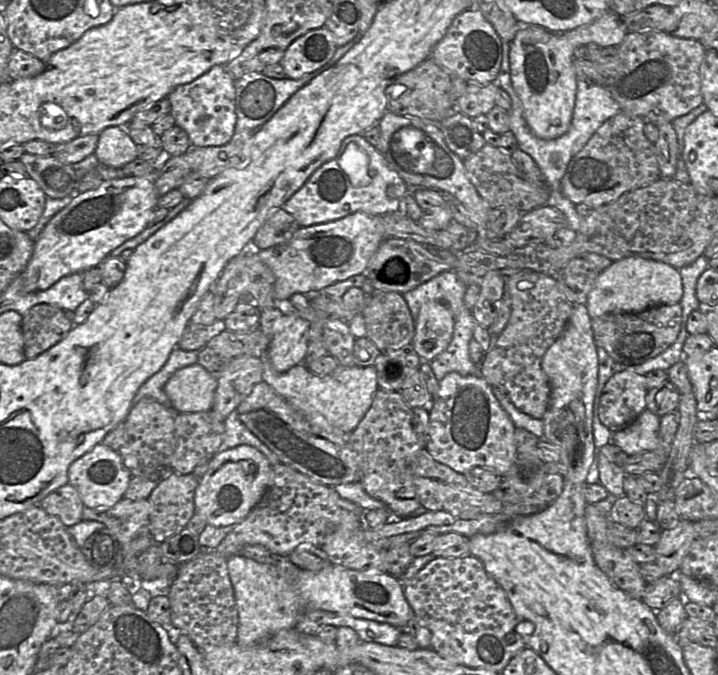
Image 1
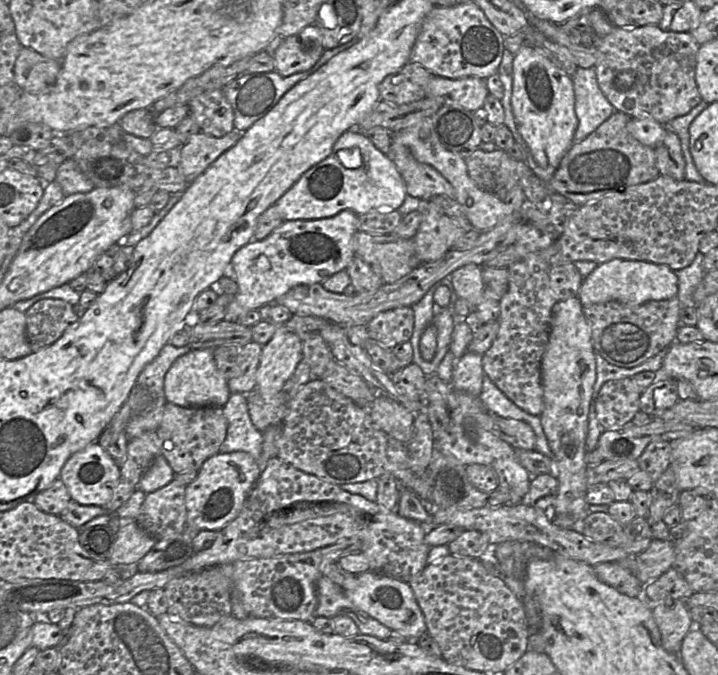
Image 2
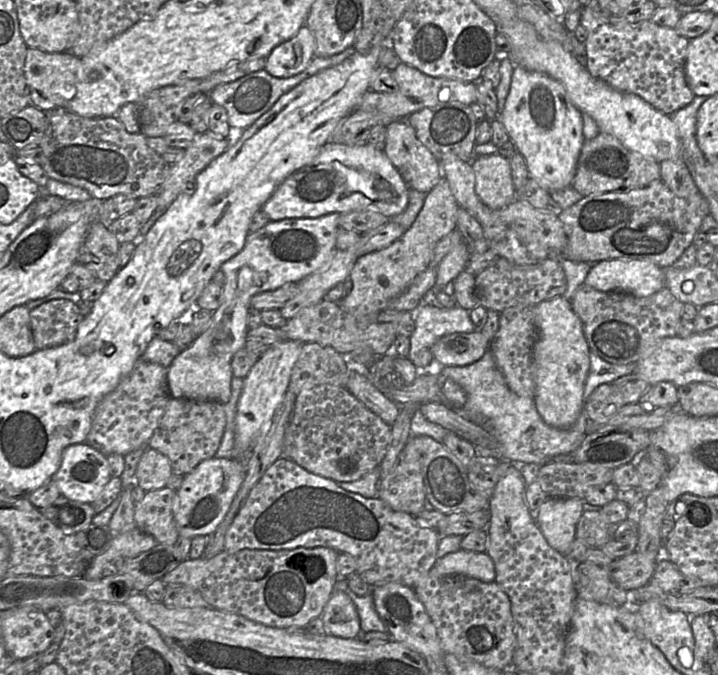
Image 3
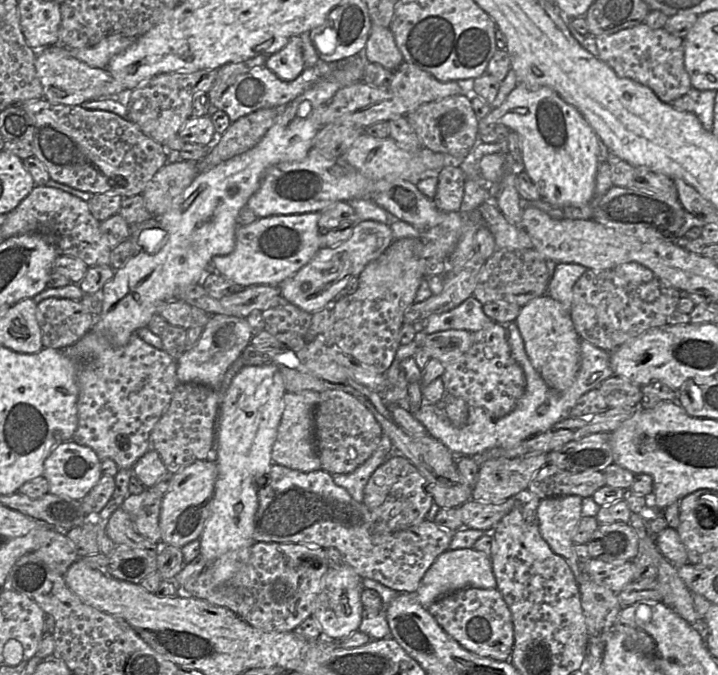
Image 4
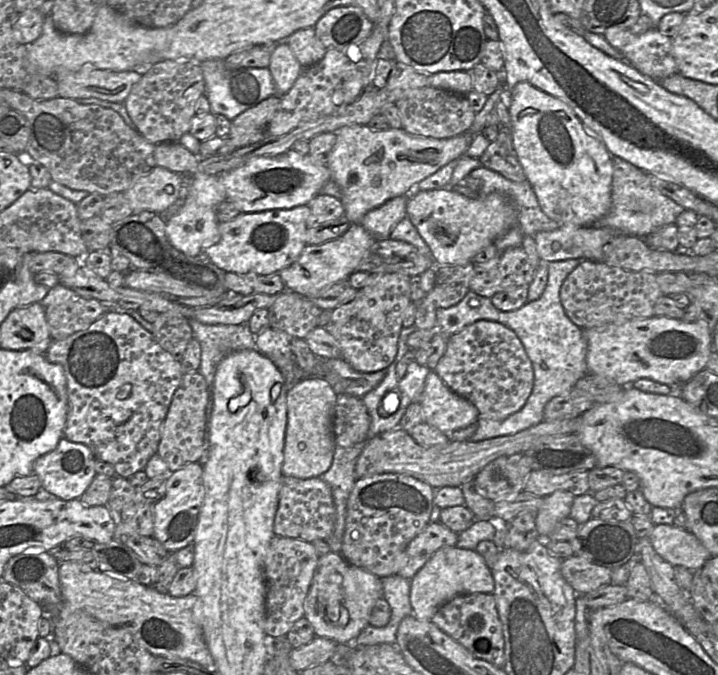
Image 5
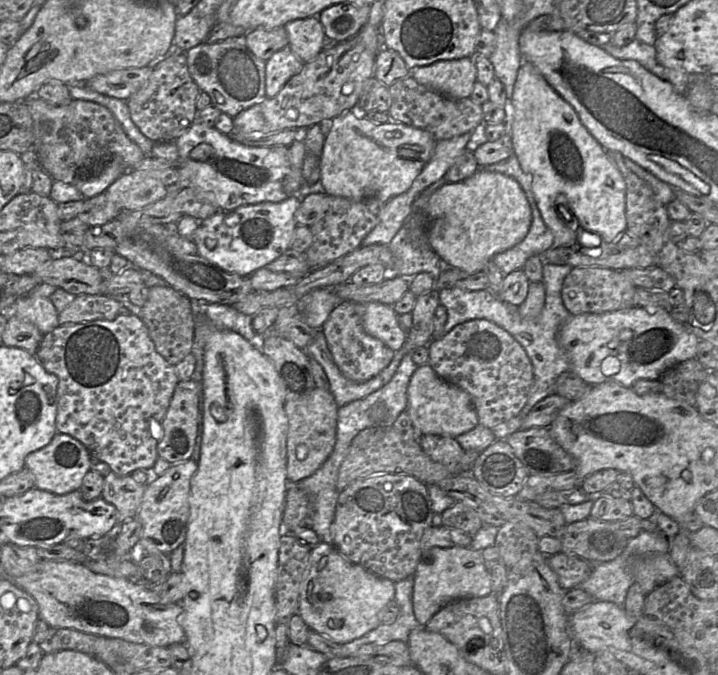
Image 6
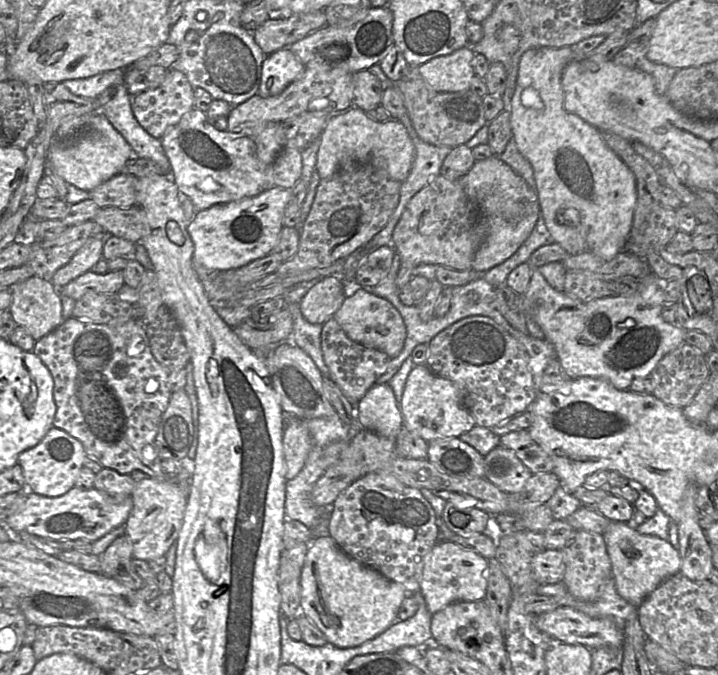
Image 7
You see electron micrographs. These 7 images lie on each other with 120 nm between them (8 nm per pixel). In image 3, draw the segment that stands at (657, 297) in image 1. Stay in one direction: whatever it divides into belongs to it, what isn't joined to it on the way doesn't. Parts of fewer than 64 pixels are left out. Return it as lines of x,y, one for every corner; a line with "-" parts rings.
608,259
591,266
584,284
596,290
622,291
637,297
647,297
665,287
664,269
648,260

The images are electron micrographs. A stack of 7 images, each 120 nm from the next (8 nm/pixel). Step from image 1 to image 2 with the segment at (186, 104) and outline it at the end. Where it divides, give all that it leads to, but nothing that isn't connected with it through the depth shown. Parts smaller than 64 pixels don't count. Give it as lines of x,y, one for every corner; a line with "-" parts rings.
222,89
195,96
189,101
188,107
200,132
219,138
234,130
233,109

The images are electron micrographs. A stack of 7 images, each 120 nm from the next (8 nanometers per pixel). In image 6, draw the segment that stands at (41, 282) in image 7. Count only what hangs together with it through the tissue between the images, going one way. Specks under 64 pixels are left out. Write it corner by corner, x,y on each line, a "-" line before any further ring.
32,292
19,298
14,304
11,313
33,323
43,335
59,326
59,312
51,299
33,295

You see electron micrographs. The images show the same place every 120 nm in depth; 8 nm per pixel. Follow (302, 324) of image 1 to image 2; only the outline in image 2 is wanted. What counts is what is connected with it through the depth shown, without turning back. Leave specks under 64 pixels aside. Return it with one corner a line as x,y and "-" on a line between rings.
285,327
278,328
271,340
263,345
259,367
256,372
256,389
263,397
273,397
284,390
286,383
302,360
302,345
303,341
300,337

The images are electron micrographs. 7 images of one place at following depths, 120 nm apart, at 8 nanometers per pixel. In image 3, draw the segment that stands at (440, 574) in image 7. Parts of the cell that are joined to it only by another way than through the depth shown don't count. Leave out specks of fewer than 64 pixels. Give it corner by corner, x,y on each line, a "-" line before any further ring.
460,549
438,558
434,568
441,575
464,575
482,582
495,581
495,566
486,552

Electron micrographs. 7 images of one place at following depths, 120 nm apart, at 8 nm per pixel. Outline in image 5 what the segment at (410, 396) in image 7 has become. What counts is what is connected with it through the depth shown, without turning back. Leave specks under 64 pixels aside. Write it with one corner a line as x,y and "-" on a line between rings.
434,371
426,377
420,405
424,422
448,436
479,418
477,408
448,388

